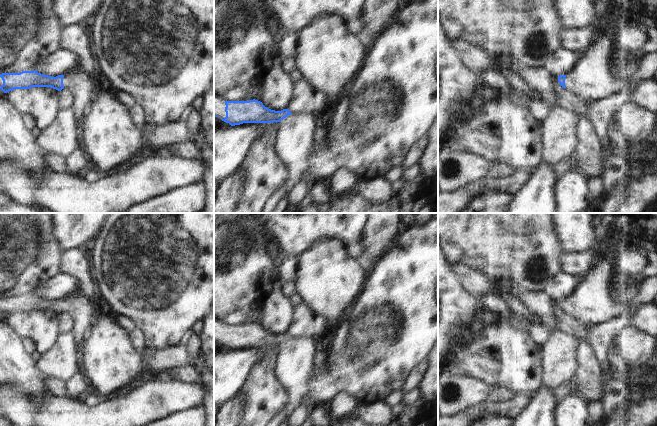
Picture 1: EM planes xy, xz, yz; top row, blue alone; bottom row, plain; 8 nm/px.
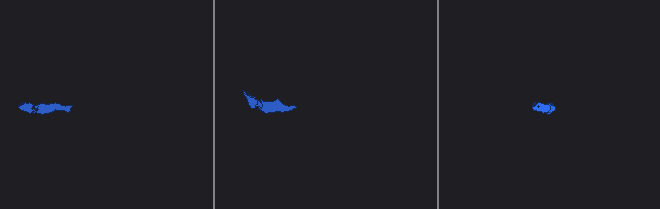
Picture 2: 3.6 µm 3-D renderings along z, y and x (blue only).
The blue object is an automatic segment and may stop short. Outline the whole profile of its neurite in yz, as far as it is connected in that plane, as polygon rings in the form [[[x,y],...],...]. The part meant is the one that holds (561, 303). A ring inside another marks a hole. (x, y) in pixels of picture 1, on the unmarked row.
[[[611,251],[606,258],[597,261],[589,275],[580,280],[574,293],[567,299],[558,300],[558,306],[563,312],[592,327],[624,314],[639,303],[656,305],[657,276],[645,279],[636,297],[628,303],[613,302],[610,299],[616,255]]]

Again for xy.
[[[83,291],[68,298],[56,301],[33,295],[0,298],[0,313],[7,317],[14,313],[30,313],[32,311],[51,311],[58,315],[70,312],[75,318],[73,332],[79,345],[83,345],[85,335],[95,326],[98,312],[92,299],[87,298]]]

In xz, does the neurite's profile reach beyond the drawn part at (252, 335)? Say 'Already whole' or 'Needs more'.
Needs more

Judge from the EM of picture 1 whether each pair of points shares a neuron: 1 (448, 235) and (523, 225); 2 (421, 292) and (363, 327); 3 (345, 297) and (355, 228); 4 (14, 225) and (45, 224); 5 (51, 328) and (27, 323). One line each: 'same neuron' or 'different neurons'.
1: same neuron
2: same neuron
3: different neurons
4: same neuron
5: same neuron

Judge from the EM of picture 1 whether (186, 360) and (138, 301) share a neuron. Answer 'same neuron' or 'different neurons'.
different neurons

